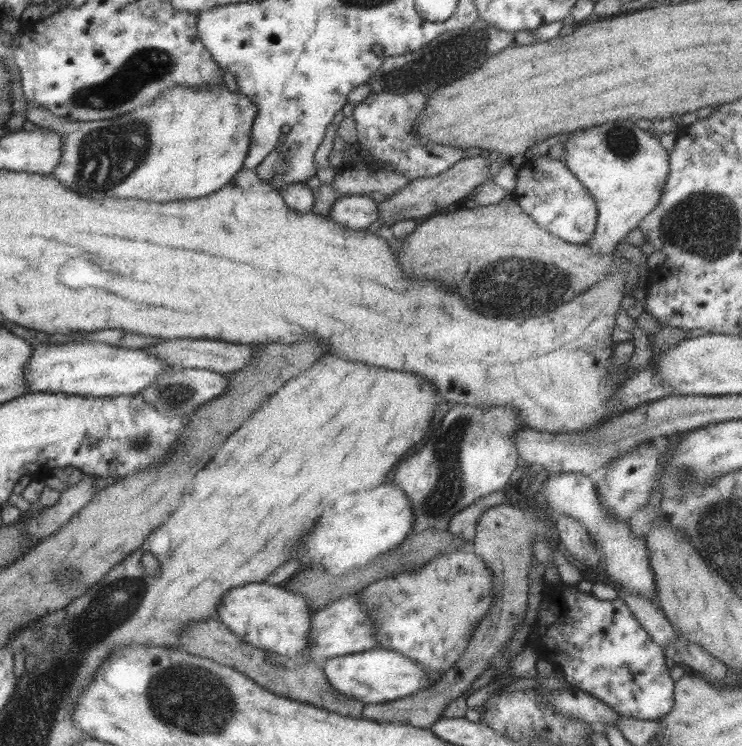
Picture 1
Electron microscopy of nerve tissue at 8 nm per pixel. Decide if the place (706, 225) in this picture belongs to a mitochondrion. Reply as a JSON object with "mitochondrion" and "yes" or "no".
{"mitochondrion":"yes"}

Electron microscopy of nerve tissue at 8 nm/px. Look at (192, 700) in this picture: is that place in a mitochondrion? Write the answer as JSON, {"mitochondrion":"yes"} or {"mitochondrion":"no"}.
{"mitochondrion":"yes"}

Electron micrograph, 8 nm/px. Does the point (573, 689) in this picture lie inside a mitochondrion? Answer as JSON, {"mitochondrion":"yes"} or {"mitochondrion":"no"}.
{"mitochondrion":"no"}

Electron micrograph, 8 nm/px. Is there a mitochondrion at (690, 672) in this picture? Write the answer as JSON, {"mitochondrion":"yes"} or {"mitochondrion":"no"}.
{"mitochondrion":"no"}

